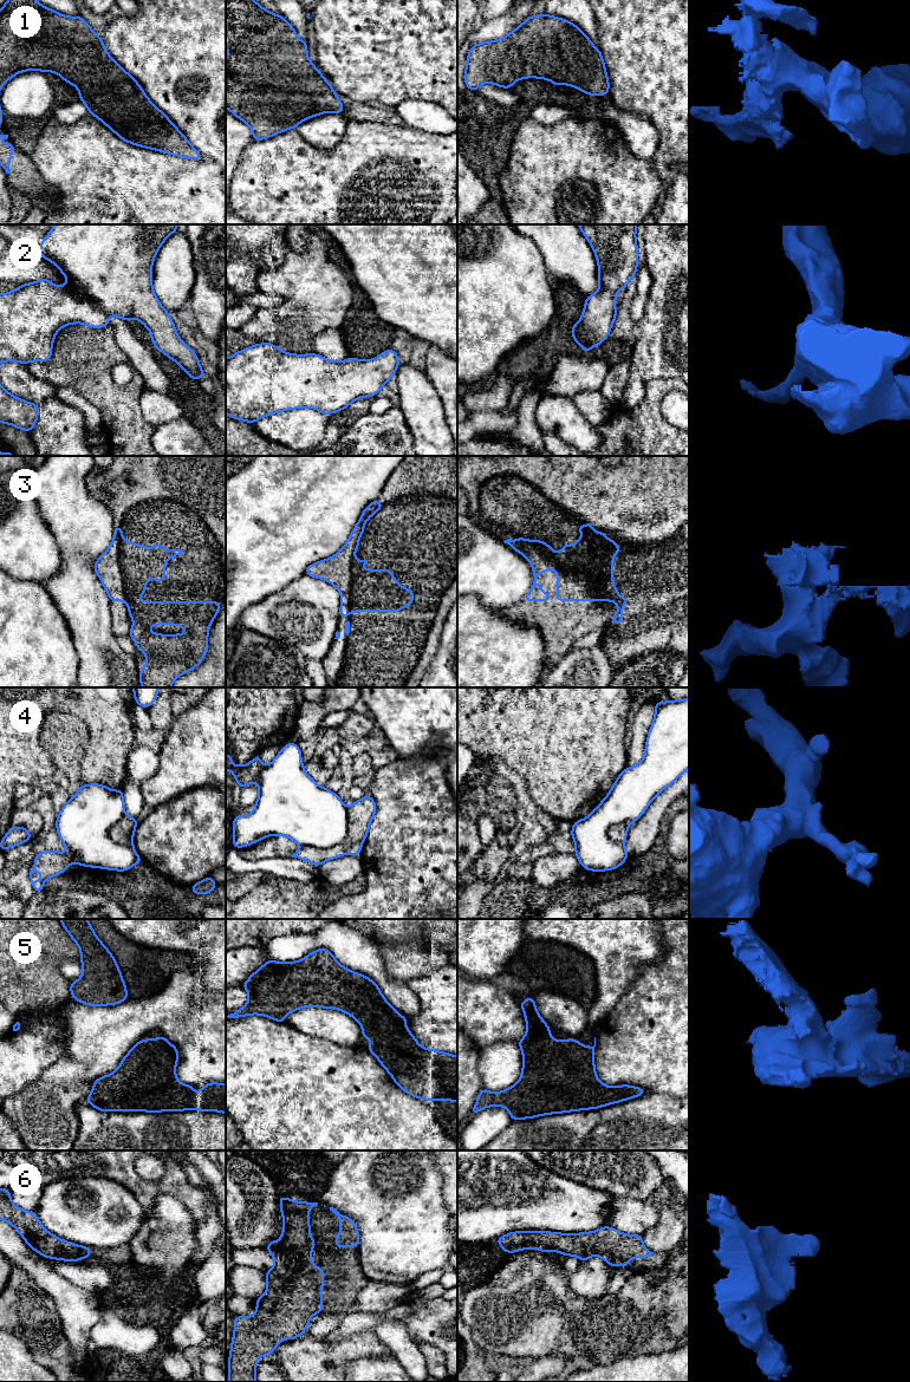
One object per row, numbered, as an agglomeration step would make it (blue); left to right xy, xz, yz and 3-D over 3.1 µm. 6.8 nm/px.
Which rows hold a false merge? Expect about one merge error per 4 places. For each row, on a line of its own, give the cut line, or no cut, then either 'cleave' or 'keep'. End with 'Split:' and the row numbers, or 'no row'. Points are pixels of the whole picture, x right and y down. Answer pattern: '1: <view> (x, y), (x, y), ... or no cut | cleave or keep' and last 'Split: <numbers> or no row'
1: no cut | keep
2: no cut | keep
3: yz (533, 540), (566, 567), (591, 571), (604, 600) | cleave
4: xz (346, 809), (348, 836), (342, 842), (327, 848), (301, 847) | cleave
5: no cut | keep
6: no cut | keep
Split: 3, 4

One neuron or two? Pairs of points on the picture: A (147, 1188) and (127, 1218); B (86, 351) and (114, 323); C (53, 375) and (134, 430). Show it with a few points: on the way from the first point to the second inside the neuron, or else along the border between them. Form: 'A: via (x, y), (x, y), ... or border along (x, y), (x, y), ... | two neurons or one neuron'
A: border along (117, 1182), (122, 1184), (134, 1195), (145, 1212) | two neurons
B: border along (109, 325), (112, 330), (114, 340), (122, 351) | two neurons
C: via (73, 375), (79, 375), (115, 410) | one neuron

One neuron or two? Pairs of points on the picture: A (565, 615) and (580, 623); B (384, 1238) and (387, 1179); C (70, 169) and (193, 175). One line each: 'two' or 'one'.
A: one
B: one
C: one

